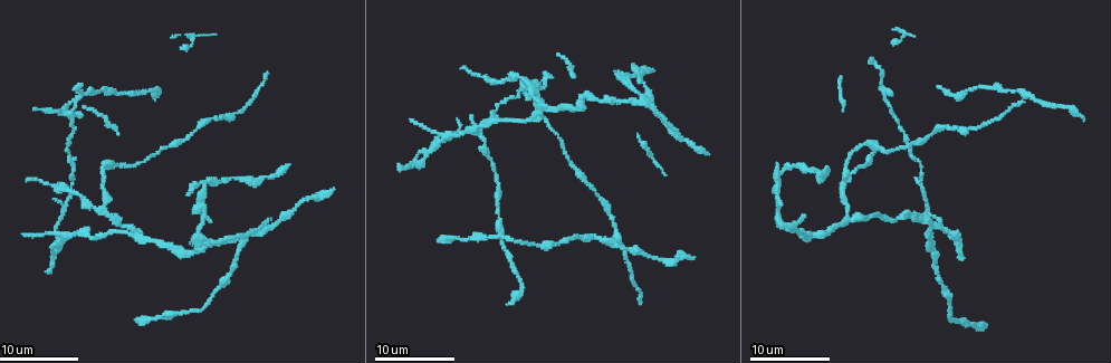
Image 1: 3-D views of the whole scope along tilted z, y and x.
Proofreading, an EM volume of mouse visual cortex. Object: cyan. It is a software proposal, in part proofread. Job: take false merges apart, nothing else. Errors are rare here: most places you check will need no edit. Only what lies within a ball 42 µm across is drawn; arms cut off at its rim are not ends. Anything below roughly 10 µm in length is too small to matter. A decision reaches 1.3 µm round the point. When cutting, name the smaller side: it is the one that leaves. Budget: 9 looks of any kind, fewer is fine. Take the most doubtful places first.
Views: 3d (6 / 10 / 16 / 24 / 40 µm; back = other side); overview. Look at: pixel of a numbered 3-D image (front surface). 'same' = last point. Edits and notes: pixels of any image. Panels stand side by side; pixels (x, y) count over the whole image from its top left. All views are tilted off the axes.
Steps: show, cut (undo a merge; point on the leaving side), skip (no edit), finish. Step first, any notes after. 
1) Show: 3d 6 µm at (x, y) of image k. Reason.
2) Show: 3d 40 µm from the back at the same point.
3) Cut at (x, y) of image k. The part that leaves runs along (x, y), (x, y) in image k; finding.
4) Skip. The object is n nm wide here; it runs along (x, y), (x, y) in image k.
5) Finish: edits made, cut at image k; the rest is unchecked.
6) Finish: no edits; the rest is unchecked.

Show: 3d 10 µm at (103, 207) of image 1. Arms part here.

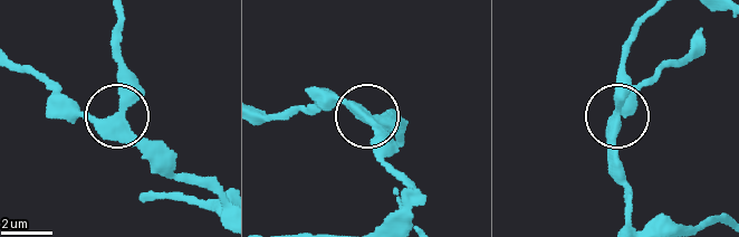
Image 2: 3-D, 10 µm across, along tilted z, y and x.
Skip. 3 arms meet here; it runs along (219, 200), (122, 120), (53, 112) in image 2; all the same neuron.

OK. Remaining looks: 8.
Show: 3d 10 µm at (55, 228) of image 1. Looks like a crossing.

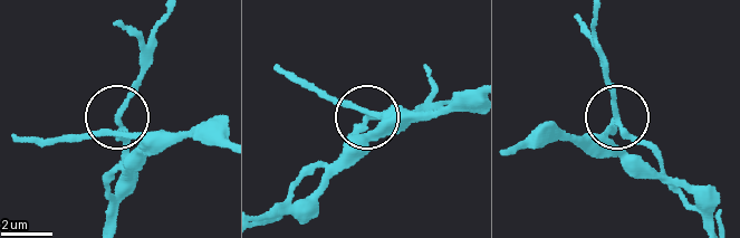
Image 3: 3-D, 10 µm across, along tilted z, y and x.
Cut at (142, 73) of image 3. The part that leaves runs along (124, 102), (162, 12) in image 3; two neurons meet here.

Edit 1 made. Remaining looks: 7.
Show: overview.

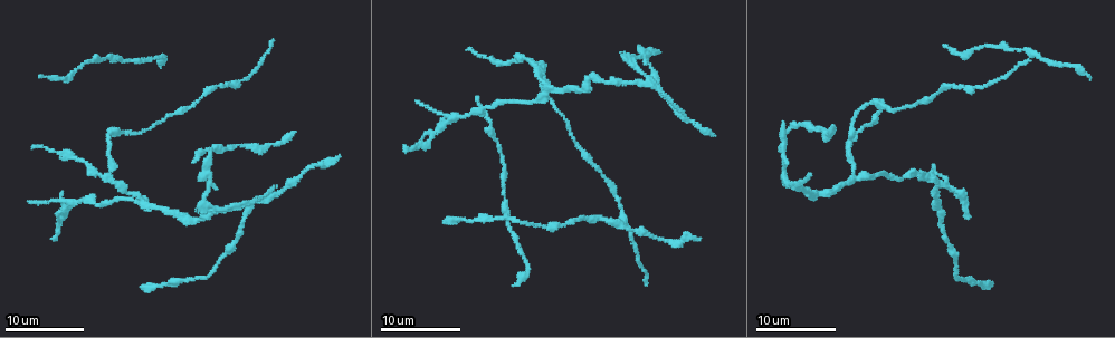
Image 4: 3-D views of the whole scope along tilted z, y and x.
Show: 3d 6 µm at (114, 167) of image 1. Thick turns thin.

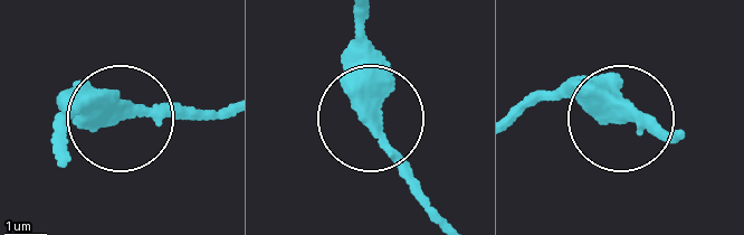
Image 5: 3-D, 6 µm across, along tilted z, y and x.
Show: 3d 6 µm from the back at (122, 109) of image 5. From behind.

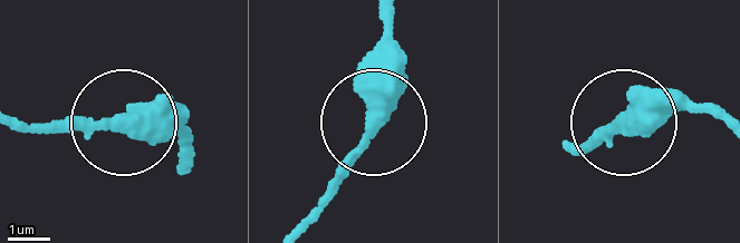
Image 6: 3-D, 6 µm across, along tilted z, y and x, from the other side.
Skip. The object is 340 nm wide here; it runs along (384, 17), (371, 132), (301, 223) in image 6; all the same neuron.

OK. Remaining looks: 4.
Show: 3d 6 µm at (140, 204) of image 4. Branch point.

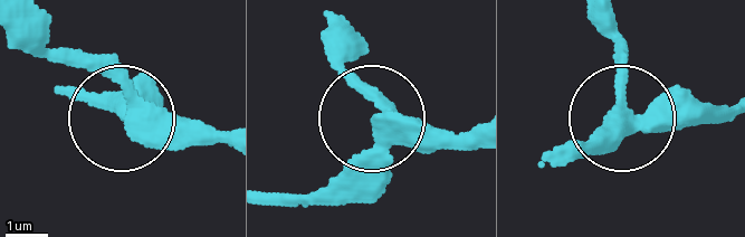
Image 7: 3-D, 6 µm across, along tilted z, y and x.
Skip. The side arm is 23 µm long; it runs along (219, 143), (152, 139), (99, 96) in image 7; one neuron here.

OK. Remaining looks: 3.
Finish: edits made, cut at image 3; the rest is unchecked.

